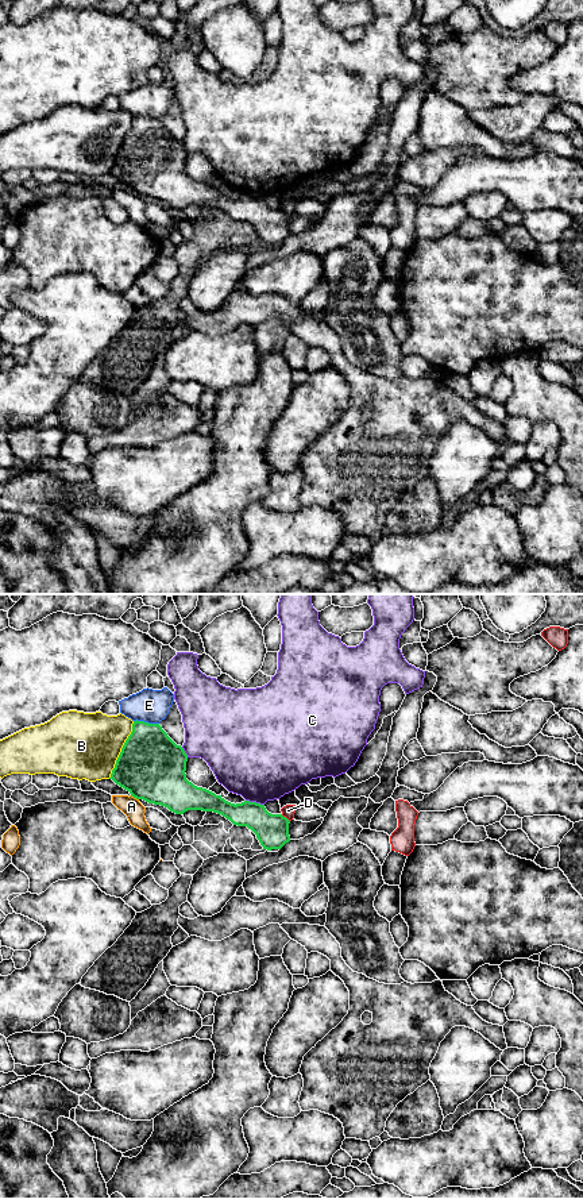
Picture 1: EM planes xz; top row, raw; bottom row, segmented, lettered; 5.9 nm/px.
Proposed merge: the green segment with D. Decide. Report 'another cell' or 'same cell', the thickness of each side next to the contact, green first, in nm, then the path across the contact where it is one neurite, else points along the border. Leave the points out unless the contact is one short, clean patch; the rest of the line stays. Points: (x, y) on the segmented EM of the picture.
another cell; 200 nm thick on the green side, 70 nm on the other; border along xz (281, 814), (289, 821)

